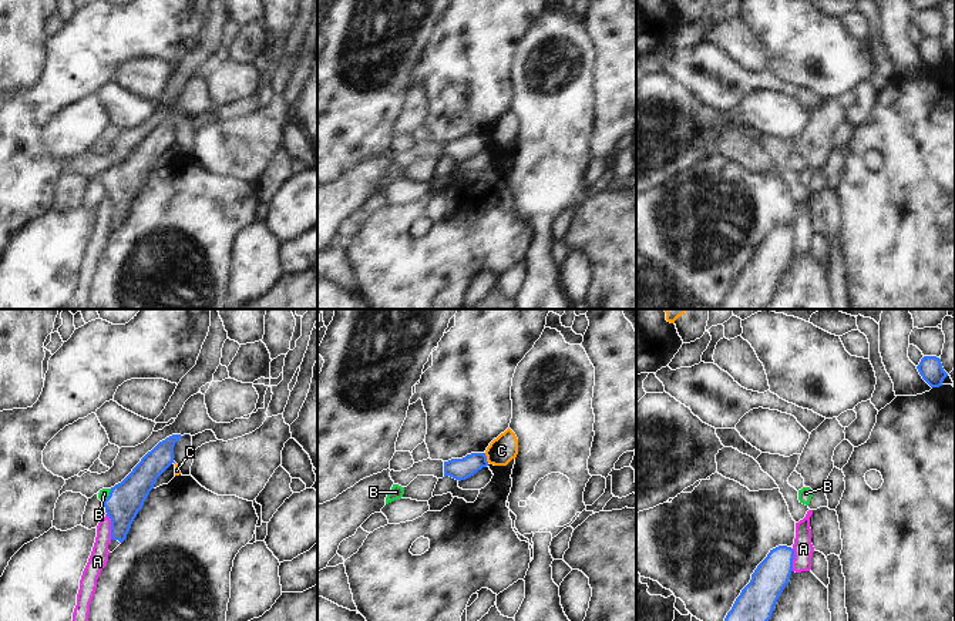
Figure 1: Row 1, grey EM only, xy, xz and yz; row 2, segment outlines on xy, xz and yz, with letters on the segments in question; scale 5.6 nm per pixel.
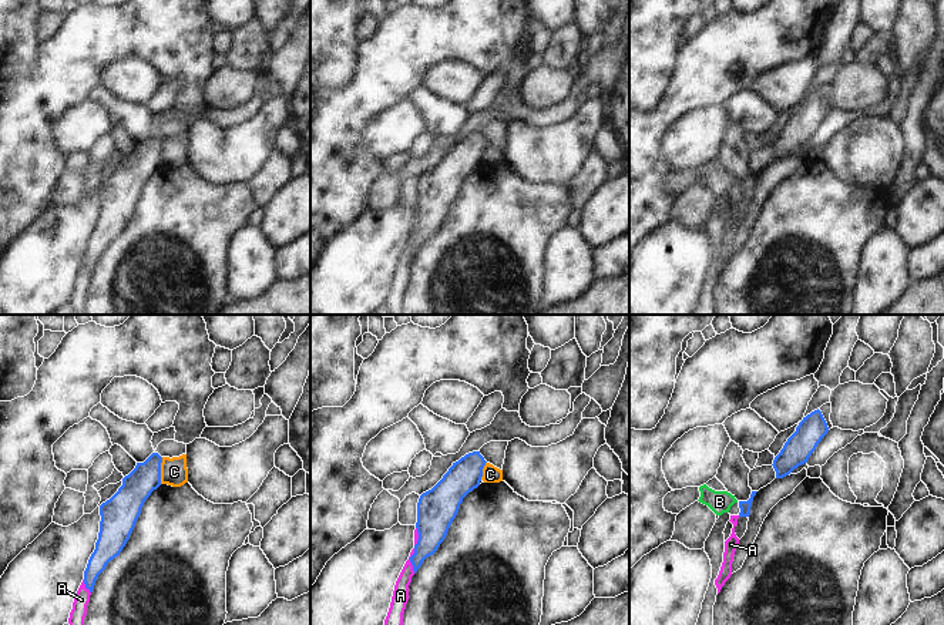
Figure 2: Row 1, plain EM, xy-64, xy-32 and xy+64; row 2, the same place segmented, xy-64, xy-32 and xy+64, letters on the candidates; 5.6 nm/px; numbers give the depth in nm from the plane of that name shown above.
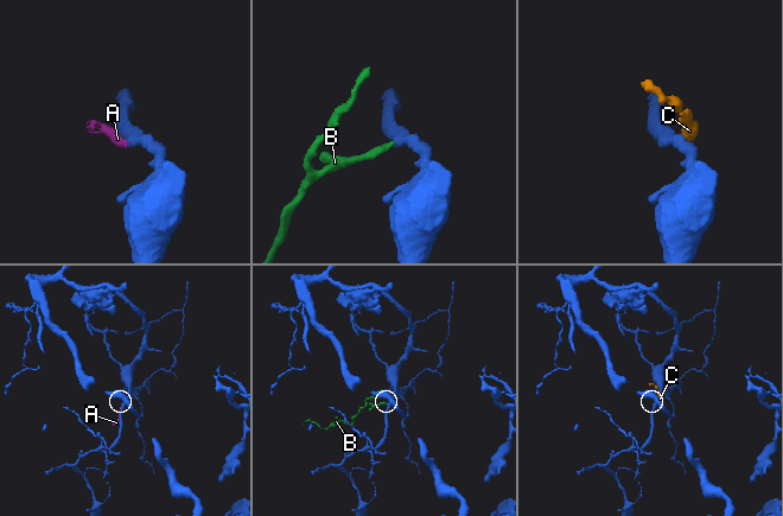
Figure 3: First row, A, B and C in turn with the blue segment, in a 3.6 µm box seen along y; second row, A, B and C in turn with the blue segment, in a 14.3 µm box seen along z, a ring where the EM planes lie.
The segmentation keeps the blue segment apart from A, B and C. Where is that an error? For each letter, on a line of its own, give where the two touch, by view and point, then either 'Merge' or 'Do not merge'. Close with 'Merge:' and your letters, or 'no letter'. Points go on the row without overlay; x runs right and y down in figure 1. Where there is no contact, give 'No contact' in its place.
A: Touches blue at xy (111, 208). Do not merge
B: Touches blue at xy (108, 177). Merge
C: Touches blue at xz (486, 138). Do not merge
Merge: B

